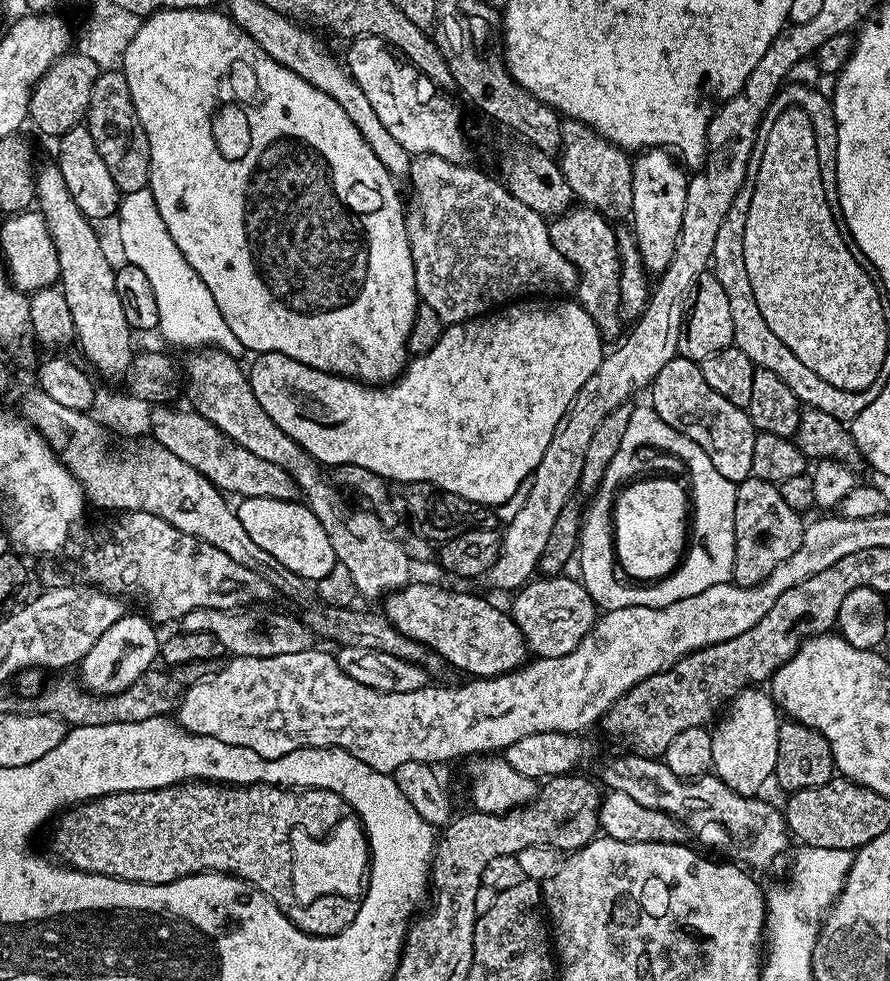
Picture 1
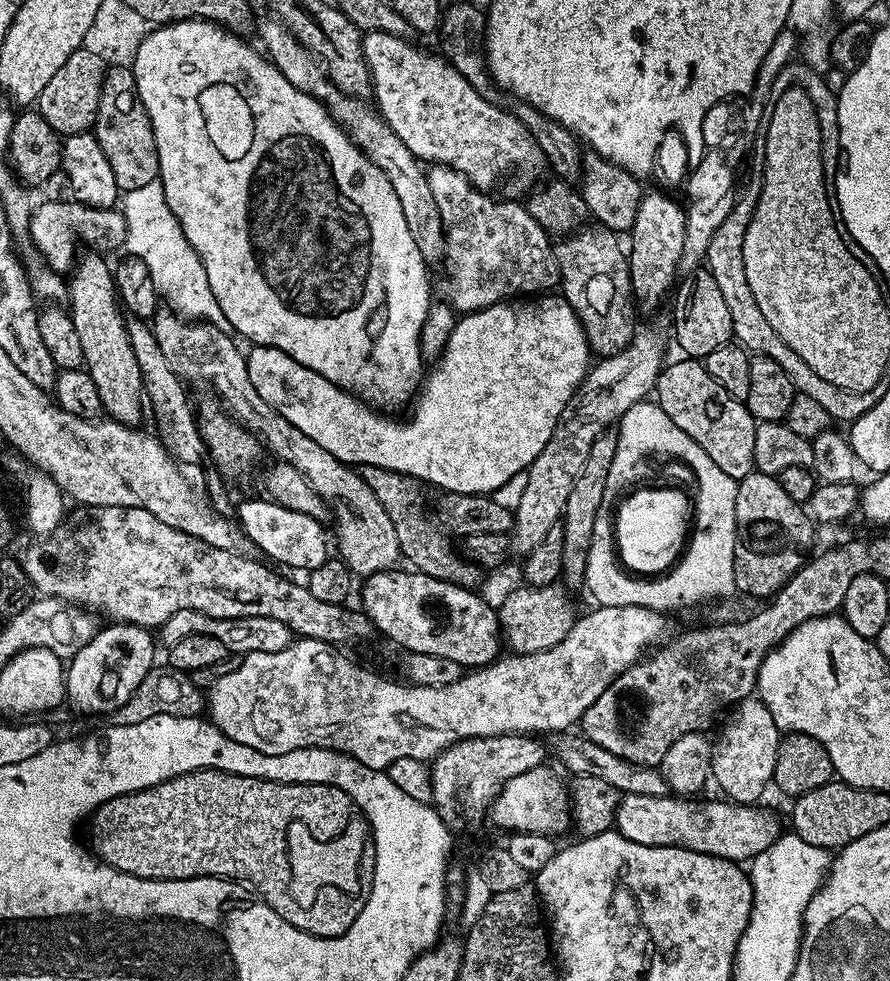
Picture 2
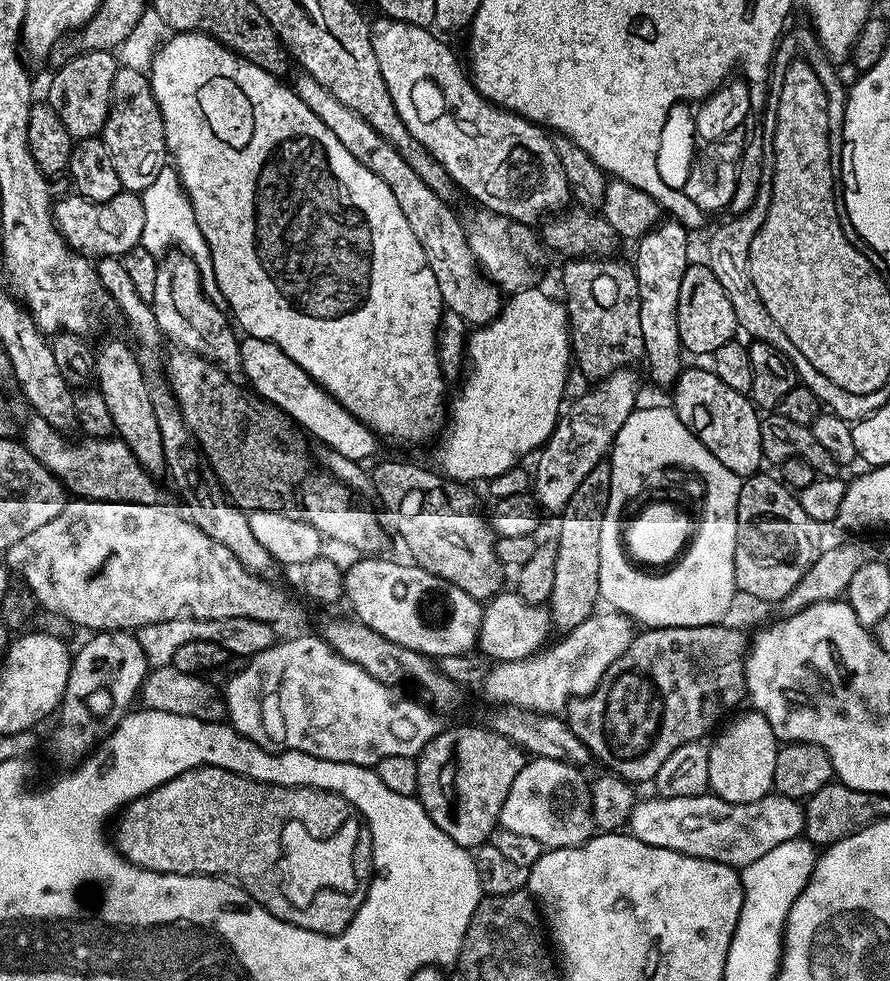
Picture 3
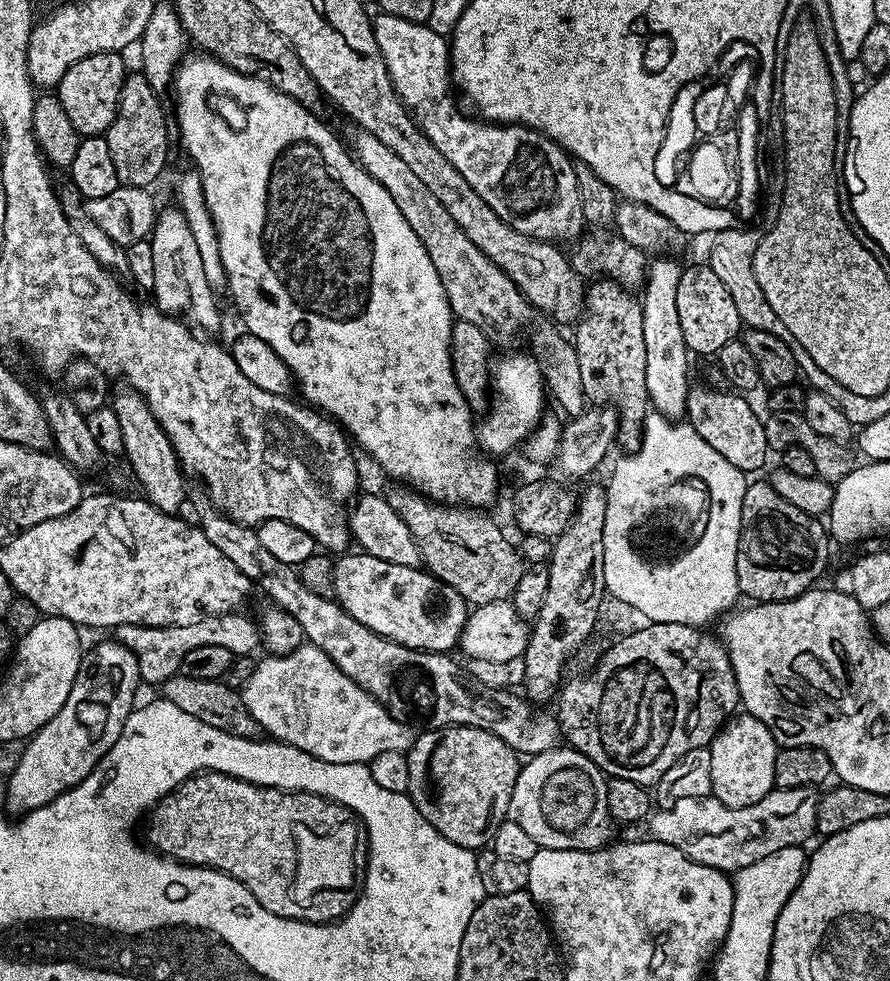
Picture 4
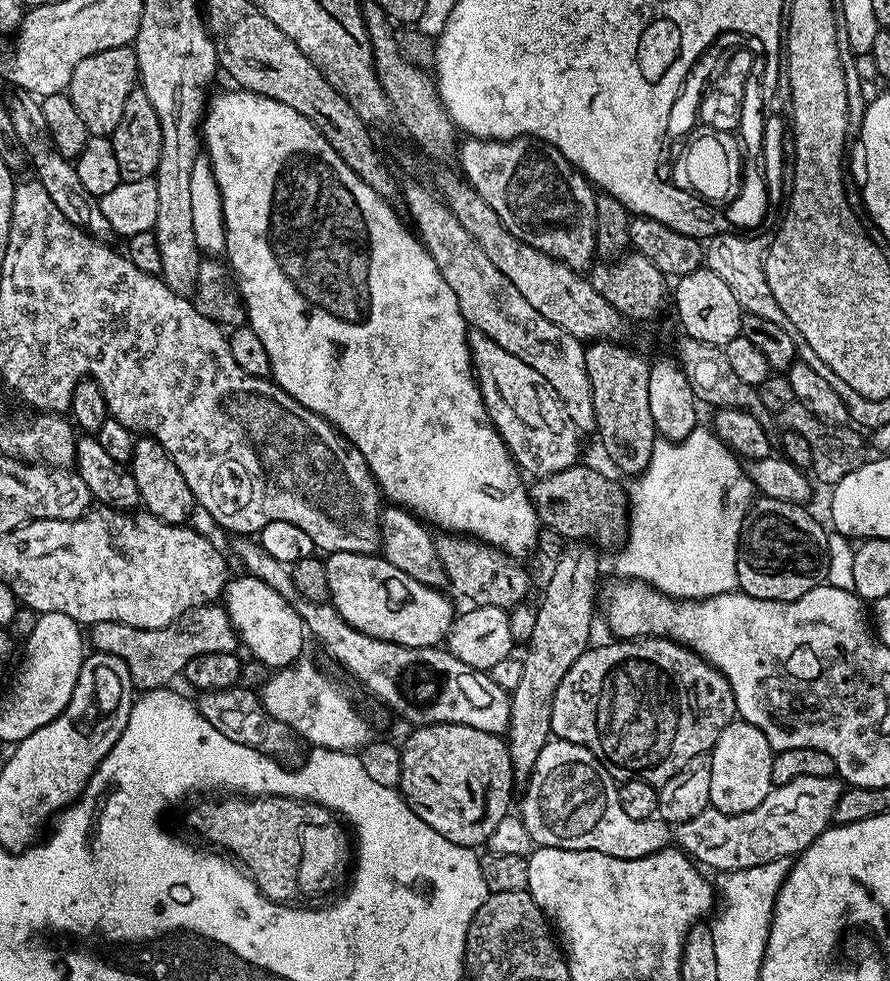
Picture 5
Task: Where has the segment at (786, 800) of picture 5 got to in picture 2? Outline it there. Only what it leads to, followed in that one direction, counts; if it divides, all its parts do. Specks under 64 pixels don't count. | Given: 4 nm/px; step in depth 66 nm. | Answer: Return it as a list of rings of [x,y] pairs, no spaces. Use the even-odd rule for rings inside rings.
[[[624,794],[621,795],[616,811],[614,828],[630,838],[630,842],[638,842],[642,846],[685,848],[737,862],[751,862],[782,835],[781,817],[772,810],[755,803],[737,804],[724,798],[719,799],[695,804],[695,799],[677,798],[672,794]]]

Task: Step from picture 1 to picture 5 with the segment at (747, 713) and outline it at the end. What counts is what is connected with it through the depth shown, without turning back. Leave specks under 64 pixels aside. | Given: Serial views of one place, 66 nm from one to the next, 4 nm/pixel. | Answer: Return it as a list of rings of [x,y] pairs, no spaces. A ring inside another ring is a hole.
[[[739,718],[729,723],[710,753],[709,805],[727,815],[746,813],[760,806],[774,787],[770,778],[774,756],[766,736],[752,723]]]

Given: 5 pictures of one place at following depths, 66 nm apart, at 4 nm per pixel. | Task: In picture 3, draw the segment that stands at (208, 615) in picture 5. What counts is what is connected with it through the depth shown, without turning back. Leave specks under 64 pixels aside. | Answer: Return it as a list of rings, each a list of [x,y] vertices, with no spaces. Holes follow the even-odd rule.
[[[179,616],[170,622],[147,624],[135,629],[136,641],[142,646],[142,654],[146,654],[149,669],[171,665],[174,653],[186,642],[209,640],[218,642],[231,655],[246,655],[254,657],[259,652],[265,652],[277,643],[278,636],[273,625],[255,620],[254,618],[226,618],[225,620],[193,620],[190,616]]]

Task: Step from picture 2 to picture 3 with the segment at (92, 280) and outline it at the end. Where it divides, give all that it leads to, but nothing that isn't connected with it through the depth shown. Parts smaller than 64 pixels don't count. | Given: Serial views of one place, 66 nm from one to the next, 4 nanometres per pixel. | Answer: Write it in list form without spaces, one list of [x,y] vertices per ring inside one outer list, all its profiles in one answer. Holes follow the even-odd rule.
[[[108,340],[95,349],[94,384],[106,398],[115,435],[129,447],[145,471],[157,474],[166,468],[162,434],[158,434],[158,418],[154,418],[154,402],[150,402],[148,377],[136,360],[136,352],[129,348],[120,340]]]

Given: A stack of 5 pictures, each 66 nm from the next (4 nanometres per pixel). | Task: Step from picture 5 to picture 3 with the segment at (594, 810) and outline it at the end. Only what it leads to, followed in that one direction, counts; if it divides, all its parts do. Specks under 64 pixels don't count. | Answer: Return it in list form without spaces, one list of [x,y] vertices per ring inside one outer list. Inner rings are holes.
[[[541,756],[529,759],[514,778],[506,802],[502,802],[499,827],[506,832],[534,838],[545,849],[573,848],[591,840],[594,835],[592,819],[592,790],[579,767],[565,760]]]

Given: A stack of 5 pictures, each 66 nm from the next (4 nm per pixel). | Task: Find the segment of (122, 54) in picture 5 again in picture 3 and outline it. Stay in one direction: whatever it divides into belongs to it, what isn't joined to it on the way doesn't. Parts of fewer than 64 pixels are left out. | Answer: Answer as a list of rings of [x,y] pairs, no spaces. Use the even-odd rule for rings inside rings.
[[[87,49],[62,65],[48,86],[46,103],[58,114],[75,141],[95,139],[103,133],[112,100],[112,84],[118,67],[117,57],[109,49]]]

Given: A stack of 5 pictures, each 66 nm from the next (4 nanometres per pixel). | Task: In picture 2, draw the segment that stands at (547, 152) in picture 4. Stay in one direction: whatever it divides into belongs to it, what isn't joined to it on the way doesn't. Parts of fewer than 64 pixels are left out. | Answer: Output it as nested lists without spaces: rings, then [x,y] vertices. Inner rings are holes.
[[[369,32],[363,37],[364,61],[372,75],[372,96],[380,117],[398,138],[402,138],[406,150],[414,153],[417,160],[445,164],[482,192],[497,192],[504,198],[527,197],[541,183],[540,175],[546,172],[544,155],[530,130],[526,130],[511,110],[504,109],[503,112],[498,105],[491,104],[493,101],[489,97],[478,94],[478,90],[474,90],[474,86],[470,86],[470,82],[466,82],[443,55],[431,56],[415,48],[410,41],[386,32]]]

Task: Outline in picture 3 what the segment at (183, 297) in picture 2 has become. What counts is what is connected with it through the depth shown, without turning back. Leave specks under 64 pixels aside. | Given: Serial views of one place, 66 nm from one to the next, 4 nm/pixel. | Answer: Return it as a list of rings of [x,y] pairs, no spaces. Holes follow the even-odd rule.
[[[165,166],[158,174],[158,178],[154,178],[154,183],[146,186],[146,190],[139,193],[139,198],[144,211],[144,229],[140,239],[142,247],[157,254],[164,254],[173,246],[179,246],[197,264],[203,287],[208,290],[215,289],[216,279],[214,278],[212,255],[202,230],[198,230],[192,203],[188,201],[188,195],[184,193],[175,167]]]

